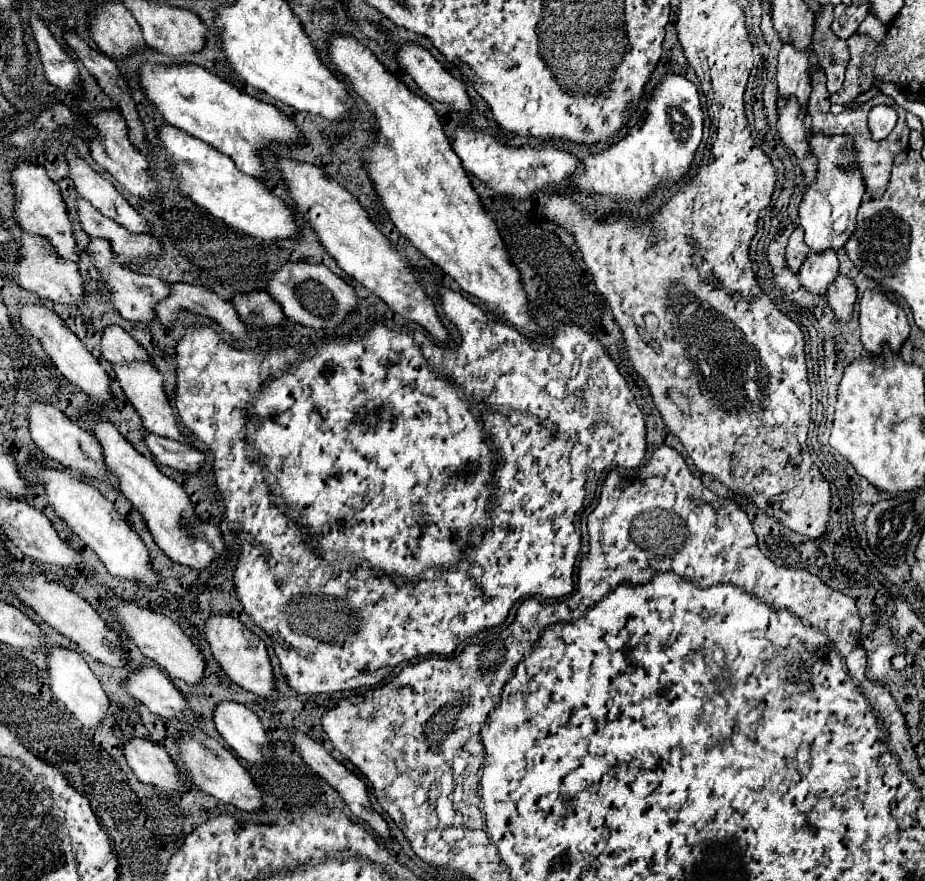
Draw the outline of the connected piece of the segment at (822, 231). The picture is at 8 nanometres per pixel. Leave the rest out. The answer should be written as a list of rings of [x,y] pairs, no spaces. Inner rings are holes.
[[[811,132],[809,144],[819,160],[817,176],[807,186],[803,200],[799,204],[799,224],[805,230],[805,244],[813,252],[821,252],[825,248],[839,250],[845,240],[853,234],[857,208],[865,194],[863,174],[857,166],[857,150],[853,146],[853,138],[845,134],[827,136],[823,132]]]

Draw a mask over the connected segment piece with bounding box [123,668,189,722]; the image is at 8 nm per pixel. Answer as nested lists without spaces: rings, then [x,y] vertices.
[[[157,668],[137,670],[127,678],[123,688],[165,722],[179,722],[189,708],[185,696]]]

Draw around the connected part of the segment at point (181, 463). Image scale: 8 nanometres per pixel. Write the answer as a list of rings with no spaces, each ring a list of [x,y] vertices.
[[[149,434],[145,442],[157,462],[171,466],[183,474],[197,474],[205,466],[205,454],[193,446],[185,446],[175,440],[161,438],[157,434]]]

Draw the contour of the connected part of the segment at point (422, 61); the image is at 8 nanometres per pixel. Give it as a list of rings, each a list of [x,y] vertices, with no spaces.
[[[417,44],[403,46],[397,56],[403,70],[417,82],[423,94],[447,104],[451,110],[471,114],[473,104],[465,90],[465,84],[453,78],[425,48]]]

